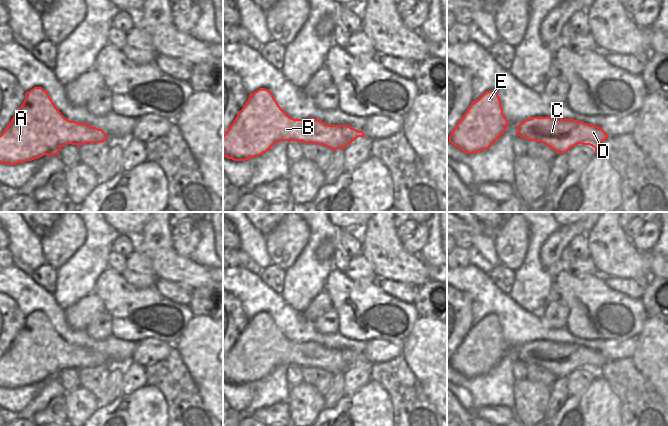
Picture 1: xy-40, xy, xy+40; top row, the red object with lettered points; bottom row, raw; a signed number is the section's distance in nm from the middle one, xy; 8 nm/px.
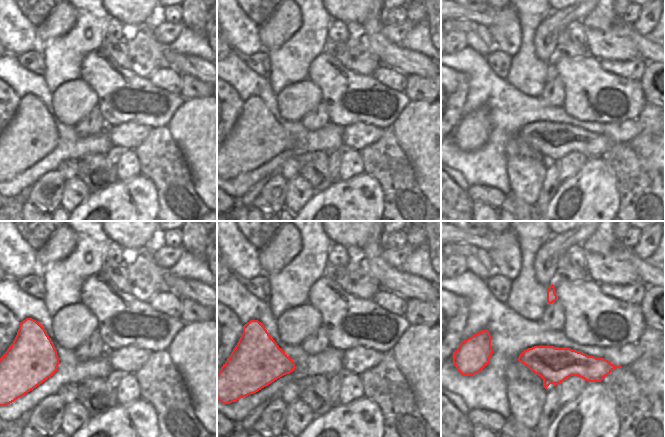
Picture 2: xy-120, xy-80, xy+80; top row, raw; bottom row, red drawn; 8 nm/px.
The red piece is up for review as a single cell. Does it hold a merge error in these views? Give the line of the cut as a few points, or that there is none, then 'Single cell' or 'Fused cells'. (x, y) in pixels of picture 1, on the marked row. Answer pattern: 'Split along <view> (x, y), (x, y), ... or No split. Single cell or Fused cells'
No split. Single cell

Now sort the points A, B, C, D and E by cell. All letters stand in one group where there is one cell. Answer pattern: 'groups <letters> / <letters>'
groups A B C D E

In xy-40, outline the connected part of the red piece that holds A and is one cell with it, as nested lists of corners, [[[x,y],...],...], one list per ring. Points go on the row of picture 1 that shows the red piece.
[[[34,87],[25,93],[23,104],[0,135],[0,163],[16,165],[38,159],[44,155],[58,155],[59,150],[64,145],[72,144],[78,146],[86,143],[102,143],[104,141],[107,141],[107,134],[102,129],[92,127],[86,123],[78,123],[66,119],[55,106],[47,91],[42,87]]]

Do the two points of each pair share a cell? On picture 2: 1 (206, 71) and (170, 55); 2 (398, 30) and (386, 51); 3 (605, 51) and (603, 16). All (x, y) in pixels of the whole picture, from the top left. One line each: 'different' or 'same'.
1: same
2: different
3: same

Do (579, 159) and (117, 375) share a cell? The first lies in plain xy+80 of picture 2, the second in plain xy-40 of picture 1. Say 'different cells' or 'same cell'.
different cells

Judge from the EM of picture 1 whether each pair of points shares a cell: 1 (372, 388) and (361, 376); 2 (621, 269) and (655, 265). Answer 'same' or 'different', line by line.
1: different
2: different

